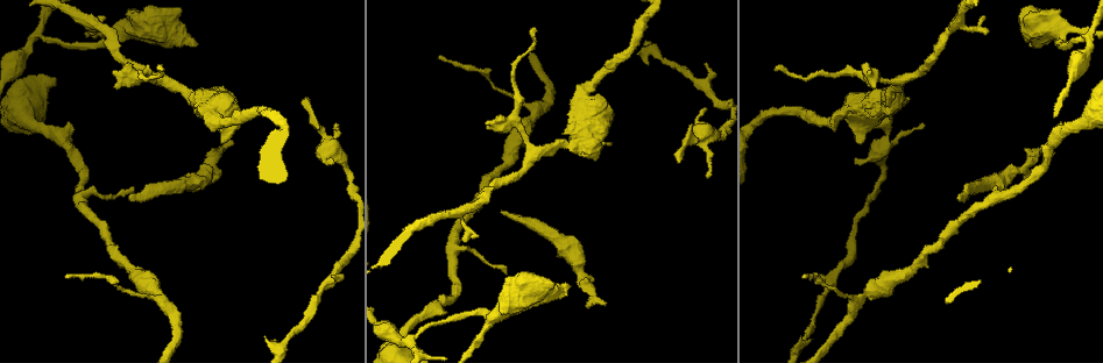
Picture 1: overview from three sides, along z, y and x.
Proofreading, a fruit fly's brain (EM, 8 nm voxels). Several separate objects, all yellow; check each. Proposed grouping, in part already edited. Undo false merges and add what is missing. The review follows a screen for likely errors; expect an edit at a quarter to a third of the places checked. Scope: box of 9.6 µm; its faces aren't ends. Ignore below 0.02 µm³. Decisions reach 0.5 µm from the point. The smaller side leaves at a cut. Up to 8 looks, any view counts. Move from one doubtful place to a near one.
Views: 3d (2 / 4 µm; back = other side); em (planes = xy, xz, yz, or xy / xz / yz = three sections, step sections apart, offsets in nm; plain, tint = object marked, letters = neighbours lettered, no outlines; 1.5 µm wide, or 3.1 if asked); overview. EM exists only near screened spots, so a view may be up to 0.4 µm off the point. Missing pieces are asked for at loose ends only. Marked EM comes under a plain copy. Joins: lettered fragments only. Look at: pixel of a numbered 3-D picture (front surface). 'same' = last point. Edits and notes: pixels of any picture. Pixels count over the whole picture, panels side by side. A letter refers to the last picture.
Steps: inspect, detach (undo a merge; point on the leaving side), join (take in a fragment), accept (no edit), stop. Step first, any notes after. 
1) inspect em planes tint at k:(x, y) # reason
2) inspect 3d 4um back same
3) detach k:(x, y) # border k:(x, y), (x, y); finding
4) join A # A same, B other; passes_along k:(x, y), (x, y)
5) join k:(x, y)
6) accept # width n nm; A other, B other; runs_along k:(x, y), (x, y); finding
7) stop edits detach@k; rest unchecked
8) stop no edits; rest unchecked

inspect em yz step 4 tint at 1:(130, 201) # an open end

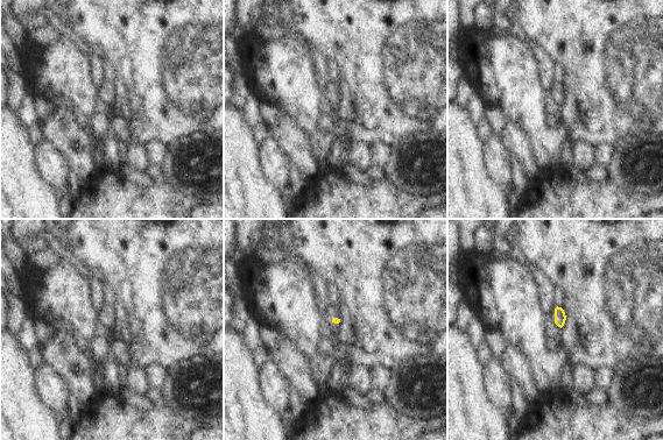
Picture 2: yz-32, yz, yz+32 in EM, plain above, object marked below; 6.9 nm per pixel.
inspect em planes letters same # cut it another way

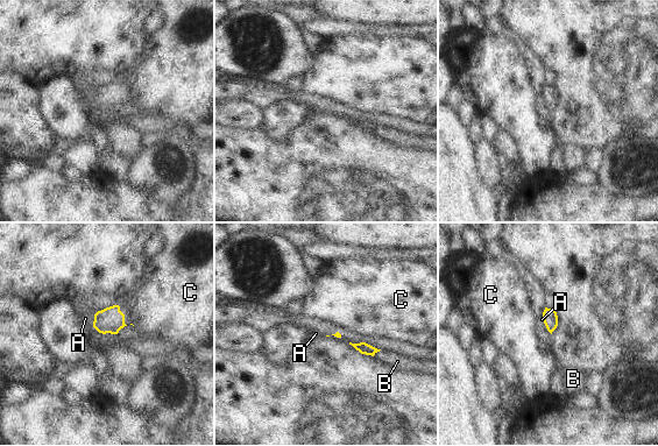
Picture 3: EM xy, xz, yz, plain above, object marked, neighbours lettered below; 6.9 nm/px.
join A # A same, B other, C other; the neuron continues

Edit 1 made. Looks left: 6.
inspect overview

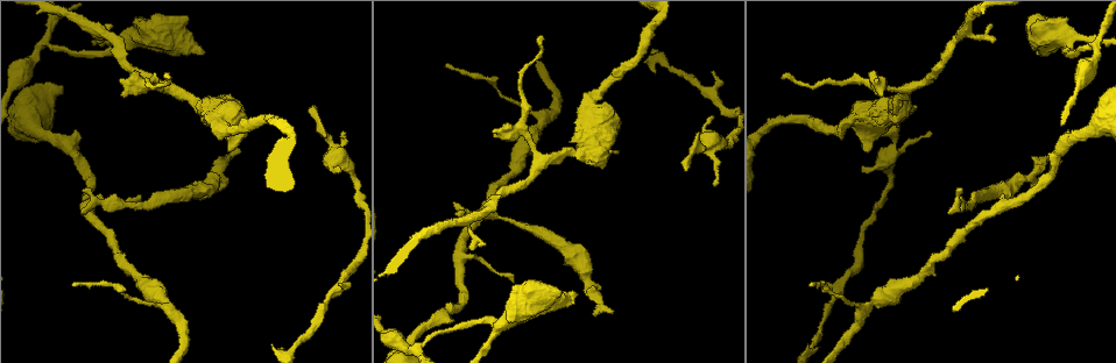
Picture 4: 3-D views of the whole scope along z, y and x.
inspect 3d 4um back at 4:(72, 284) # an open end

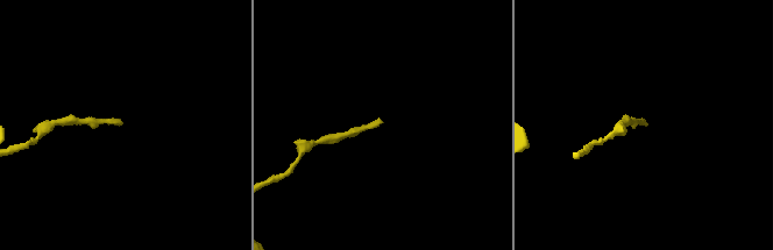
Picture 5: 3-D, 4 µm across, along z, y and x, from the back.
inspect em planes letters at 5:(120, 125)

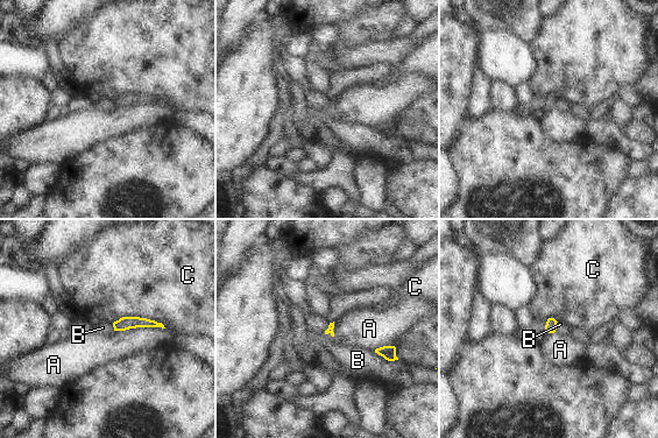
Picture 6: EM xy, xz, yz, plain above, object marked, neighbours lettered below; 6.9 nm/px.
accept # longest_contact C 380 nm; A other, B other, C other; none of them fits

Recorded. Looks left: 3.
inspect em planes letters at 4:(686, 168) # thin end

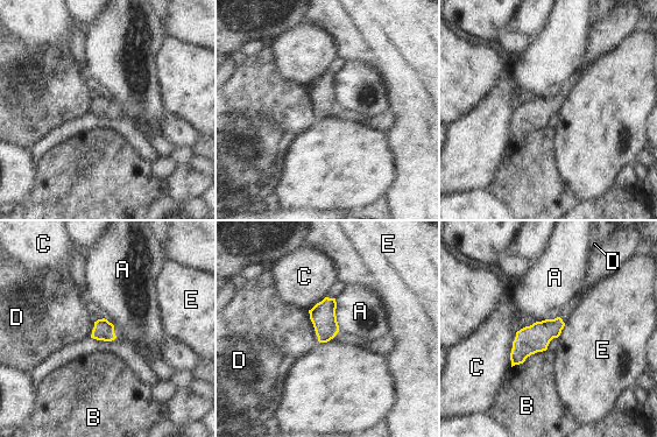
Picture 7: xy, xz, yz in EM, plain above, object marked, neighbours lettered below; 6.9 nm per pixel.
accept # A other, B other, C other, D other, E other; border 7:(565, 323), (557, 337); no lettered fragment goes on from it

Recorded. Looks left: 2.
stop edits join@3; rest unchecked

